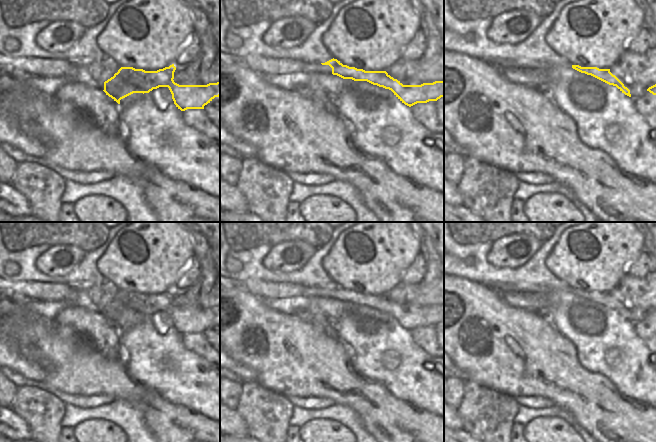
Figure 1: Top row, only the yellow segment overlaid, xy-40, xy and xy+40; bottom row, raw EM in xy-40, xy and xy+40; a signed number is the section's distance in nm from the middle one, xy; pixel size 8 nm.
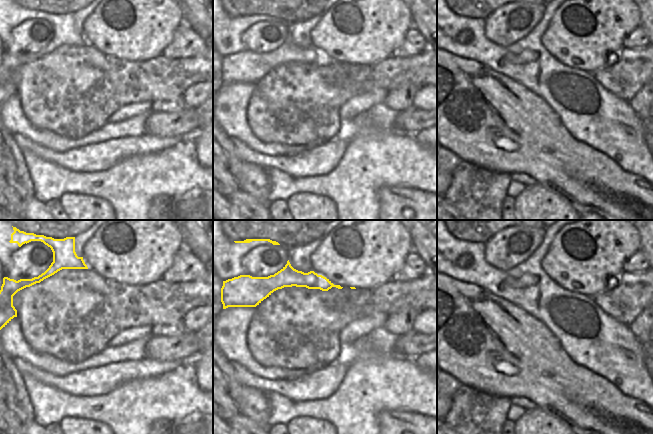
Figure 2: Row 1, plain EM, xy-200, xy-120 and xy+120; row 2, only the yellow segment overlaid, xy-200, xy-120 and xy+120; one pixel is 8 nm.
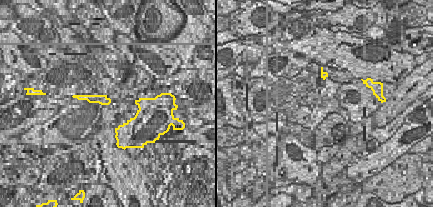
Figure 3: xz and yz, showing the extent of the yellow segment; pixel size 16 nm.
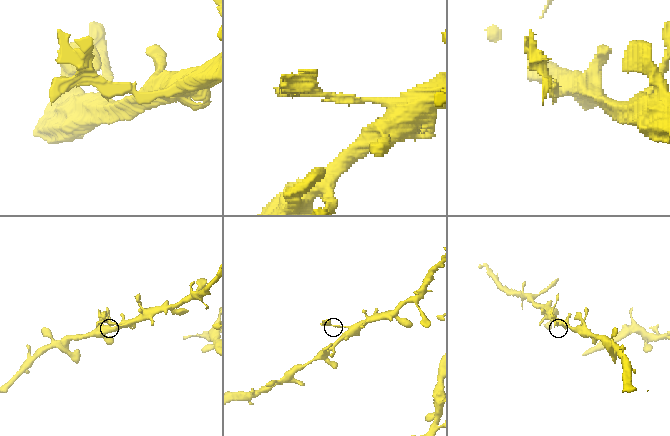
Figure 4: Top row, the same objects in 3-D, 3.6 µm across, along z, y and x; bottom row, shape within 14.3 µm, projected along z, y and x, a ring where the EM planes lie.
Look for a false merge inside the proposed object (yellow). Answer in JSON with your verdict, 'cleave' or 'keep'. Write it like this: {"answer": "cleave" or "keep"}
{"answer": "cleave"}

